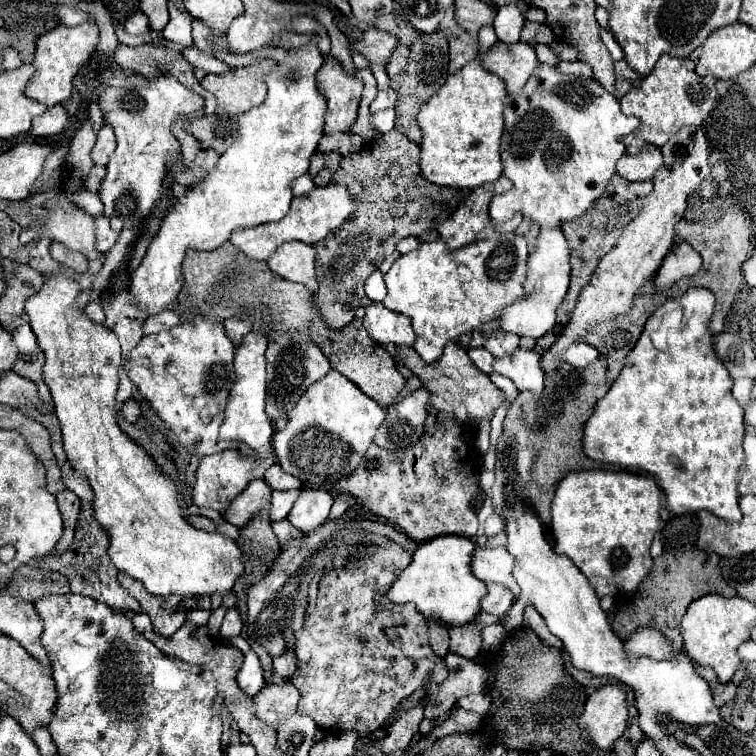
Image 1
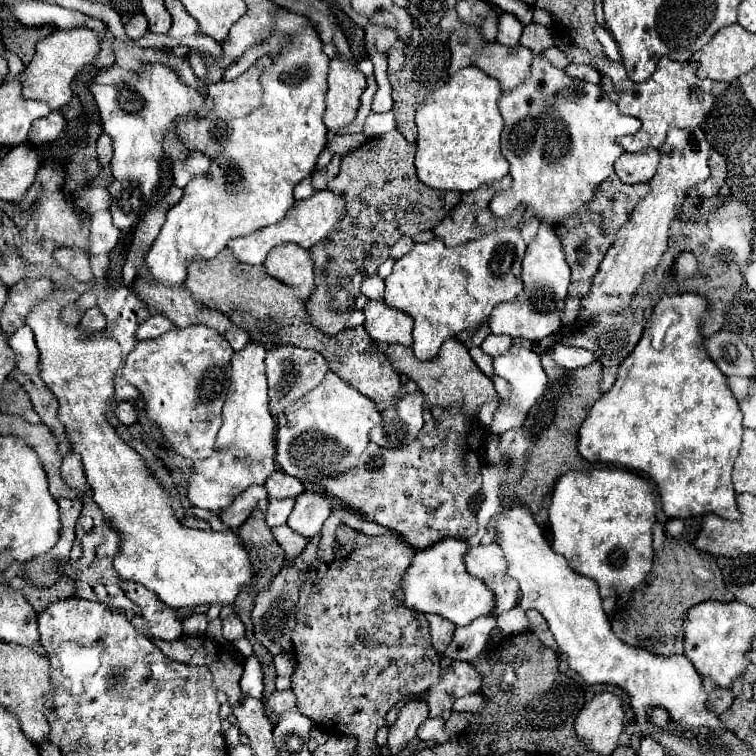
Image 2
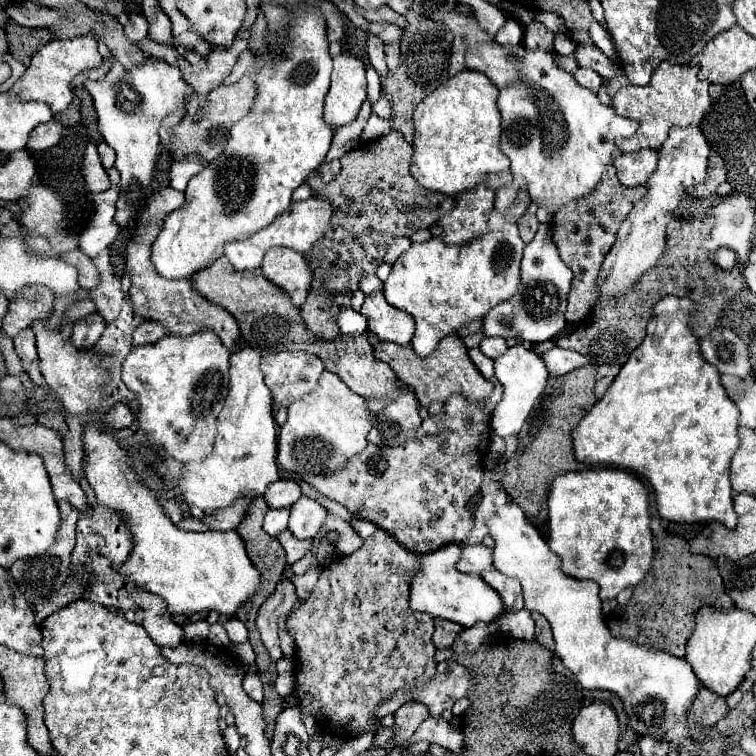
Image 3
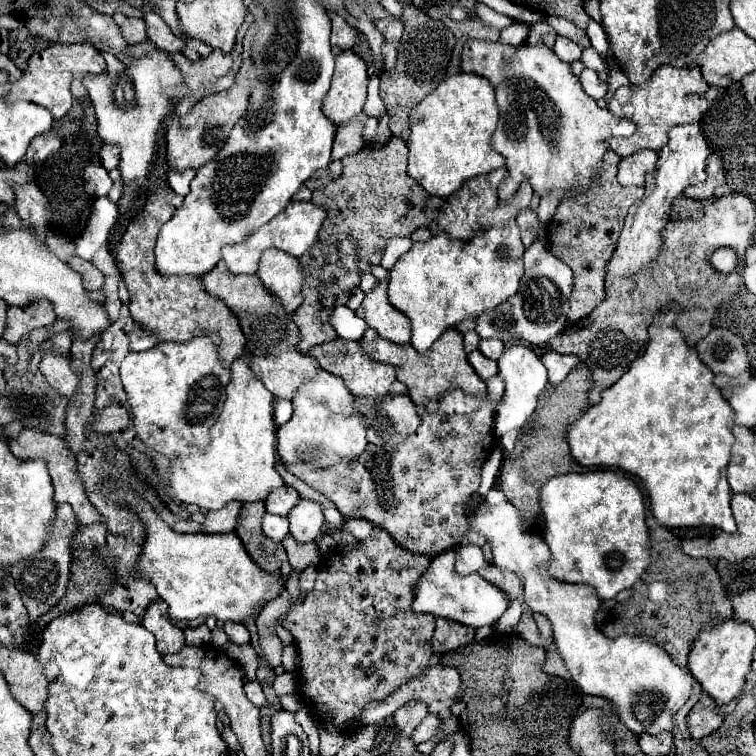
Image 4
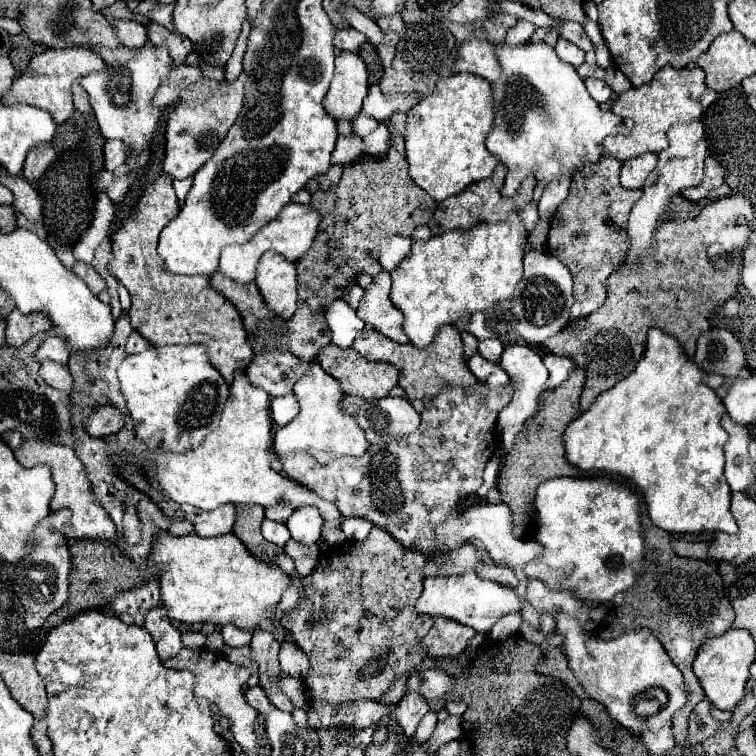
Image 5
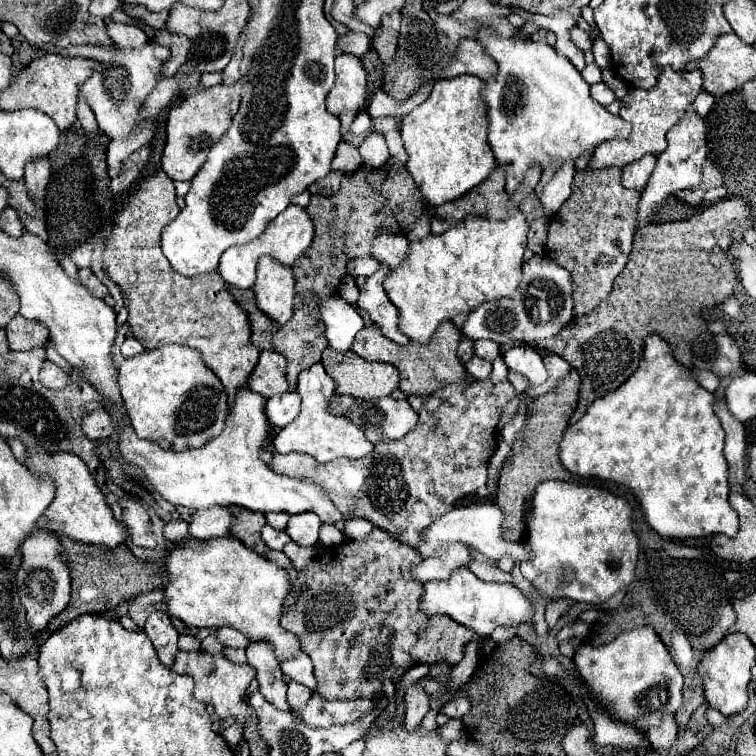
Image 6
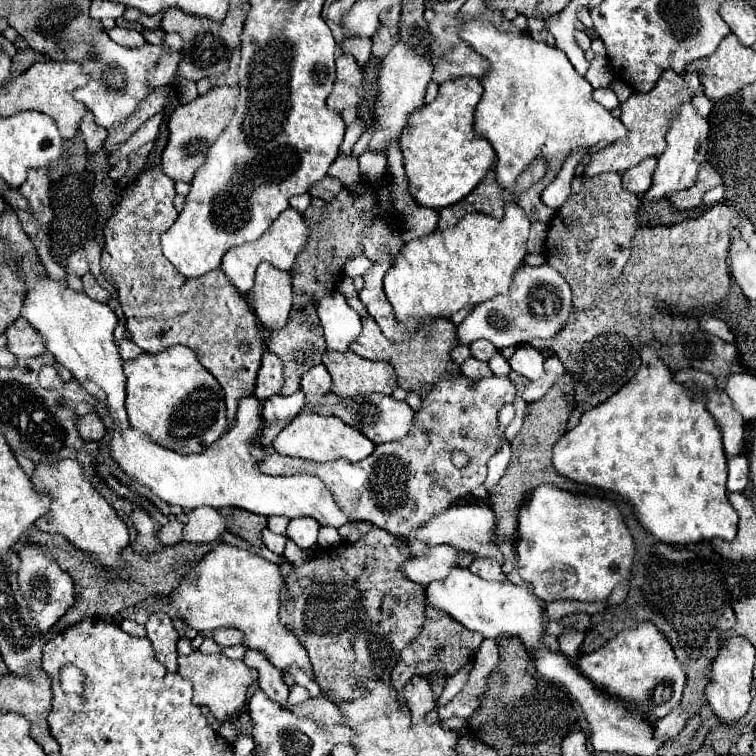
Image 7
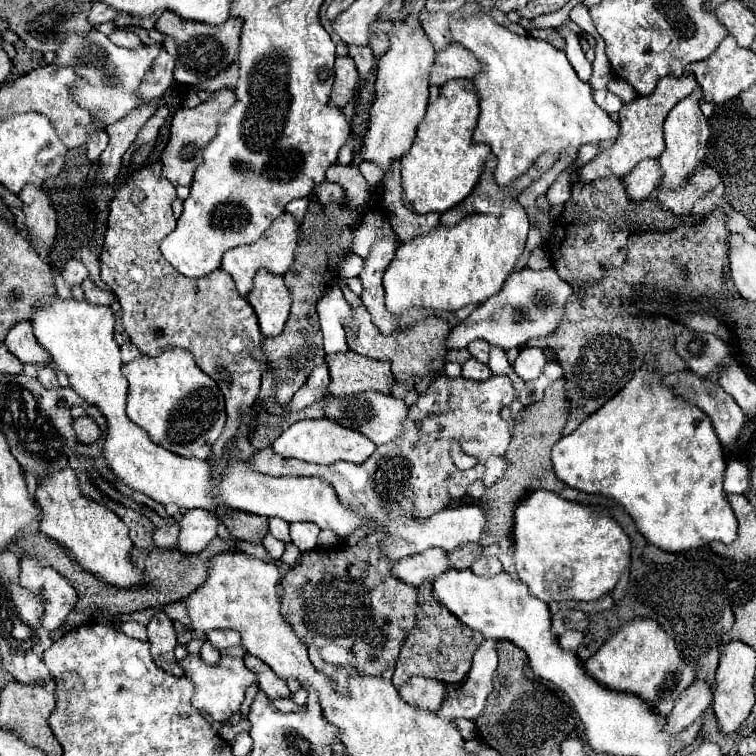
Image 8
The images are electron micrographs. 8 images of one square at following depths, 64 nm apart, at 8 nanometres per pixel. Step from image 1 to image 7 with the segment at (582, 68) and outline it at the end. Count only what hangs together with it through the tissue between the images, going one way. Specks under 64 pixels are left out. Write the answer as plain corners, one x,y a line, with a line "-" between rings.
600,88
600,90
594,90
594,100
598,104
602,104
606,110
614,110
620,106
620,100
616,98
616,94
610,90
610,88

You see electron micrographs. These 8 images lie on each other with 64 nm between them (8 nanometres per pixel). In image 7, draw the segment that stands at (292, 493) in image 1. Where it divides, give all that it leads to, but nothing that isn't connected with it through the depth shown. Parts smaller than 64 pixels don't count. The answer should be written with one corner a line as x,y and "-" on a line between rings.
268,528
262,532
264,534
264,546
268,548
268,550
272,550
274,554
278,554
278,556
282,556
282,552
284,552
284,544
286,544
286,536
278,536
278,534
272,534

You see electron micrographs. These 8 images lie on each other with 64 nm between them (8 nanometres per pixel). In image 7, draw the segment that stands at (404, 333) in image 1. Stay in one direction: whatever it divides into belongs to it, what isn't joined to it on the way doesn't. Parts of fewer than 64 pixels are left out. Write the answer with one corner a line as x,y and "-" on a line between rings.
384,250
380,258
372,264
372,268
364,274
364,288
360,292
360,300
366,306
368,314
378,322
382,334
390,340
398,340
398,320
392,314
392,308
386,304
382,278
392,266
392,256

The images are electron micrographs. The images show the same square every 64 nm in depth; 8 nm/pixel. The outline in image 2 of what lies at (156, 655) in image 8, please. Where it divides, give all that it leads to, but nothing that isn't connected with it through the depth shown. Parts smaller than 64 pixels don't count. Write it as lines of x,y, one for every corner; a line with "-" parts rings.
122,582
122,590
126,596
140,606
142,618
148,626
148,634
158,640
180,640
182,638
182,622
176,616
176,610
170,610
154,592
138,586
136,582

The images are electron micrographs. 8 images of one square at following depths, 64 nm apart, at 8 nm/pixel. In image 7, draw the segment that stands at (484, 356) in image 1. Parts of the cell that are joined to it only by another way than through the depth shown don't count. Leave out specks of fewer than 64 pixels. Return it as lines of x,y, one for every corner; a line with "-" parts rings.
468,358
462,366
460,366
462,374
472,378
472,380
480,380
480,378
486,378
492,374
488,362
482,362
482,360
476,360
476,358

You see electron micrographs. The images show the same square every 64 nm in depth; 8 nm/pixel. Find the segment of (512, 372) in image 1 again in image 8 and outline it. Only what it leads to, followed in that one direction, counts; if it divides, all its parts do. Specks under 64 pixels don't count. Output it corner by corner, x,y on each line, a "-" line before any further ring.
522,348
520,356
514,362
514,370
522,380
534,380
540,376
544,364
546,356
542,348

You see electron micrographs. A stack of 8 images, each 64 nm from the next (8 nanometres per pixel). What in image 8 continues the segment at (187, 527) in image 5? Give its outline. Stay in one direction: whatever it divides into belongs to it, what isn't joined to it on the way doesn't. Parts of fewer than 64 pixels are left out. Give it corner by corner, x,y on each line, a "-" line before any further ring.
166,524
166,526
160,526
154,530
152,538
154,538
154,544
158,548
174,548
176,546
176,540
178,540
178,524

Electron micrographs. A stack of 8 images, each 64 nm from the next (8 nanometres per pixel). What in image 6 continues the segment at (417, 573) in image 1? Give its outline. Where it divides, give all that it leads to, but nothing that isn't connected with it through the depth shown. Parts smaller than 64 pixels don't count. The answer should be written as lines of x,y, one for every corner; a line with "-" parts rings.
458,568
450,580
444,582
426,582
424,584
424,596
420,602
420,608
432,616
432,614
446,614
452,620
460,622
462,626
474,630
480,638
490,638
490,634
498,626
522,626
522,624
534,624
534,604
532,600
518,590
514,584
494,584
484,582
476,578
468,568

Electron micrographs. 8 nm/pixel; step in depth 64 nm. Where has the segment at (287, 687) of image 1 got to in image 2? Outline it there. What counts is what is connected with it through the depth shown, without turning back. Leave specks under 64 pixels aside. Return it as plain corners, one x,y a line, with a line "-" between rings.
284,690
284,692
274,692
268,700
266,700
266,706
270,712
274,712
274,716
282,716
286,710
294,708
296,706
296,698
294,698
294,692
292,690

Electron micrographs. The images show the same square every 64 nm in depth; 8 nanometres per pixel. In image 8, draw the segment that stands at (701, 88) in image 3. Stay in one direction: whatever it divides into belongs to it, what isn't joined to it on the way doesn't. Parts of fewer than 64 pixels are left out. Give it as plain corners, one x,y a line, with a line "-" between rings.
684,74
682,78
662,78
654,90
654,94
650,96
640,96
630,104
624,104
620,110
620,136
618,140
602,150
592,162
588,162
586,166
582,166
578,170
578,176
582,182
594,182
598,178
624,178
632,172
632,168
644,160
644,158
660,158
662,150
664,150
664,136
662,136
662,124
668,116
668,112
688,94
692,94
692,90
698,87
698,83
694,80
692,74

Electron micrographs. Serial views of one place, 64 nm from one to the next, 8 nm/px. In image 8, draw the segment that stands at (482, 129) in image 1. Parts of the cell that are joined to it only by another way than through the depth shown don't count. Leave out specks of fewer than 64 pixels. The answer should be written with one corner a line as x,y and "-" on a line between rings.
454,80
440,88
438,100
426,108
410,152
400,160
402,202
406,208
414,210
416,214
442,214
472,192
482,172
484,160
490,154
486,144
472,142
478,112
478,96
474,94
472,80

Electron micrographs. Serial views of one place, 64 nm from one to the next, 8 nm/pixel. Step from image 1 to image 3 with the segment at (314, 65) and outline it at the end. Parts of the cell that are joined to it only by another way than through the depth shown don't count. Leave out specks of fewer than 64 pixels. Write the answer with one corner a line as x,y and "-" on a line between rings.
306,4
302,10
290,12
294,16
290,20
288,32
278,32
274,34
274,42
264,42
266,58
260,58
260,62
264,64
256,74
258,94
250,114
246,114
230,128
230,140
224,152
190,180
190,186
184,192
184,204
168,214
156,242
152,244
152,262
158,274
164,278
192,278
192,274
212,266
220,258
226,242
246,240
260,228
266,228
290,206
292,192
306,180
306,176
326,160
332,142
332,128
322,118
322,104
330,88
332,74
326,18
312,4

